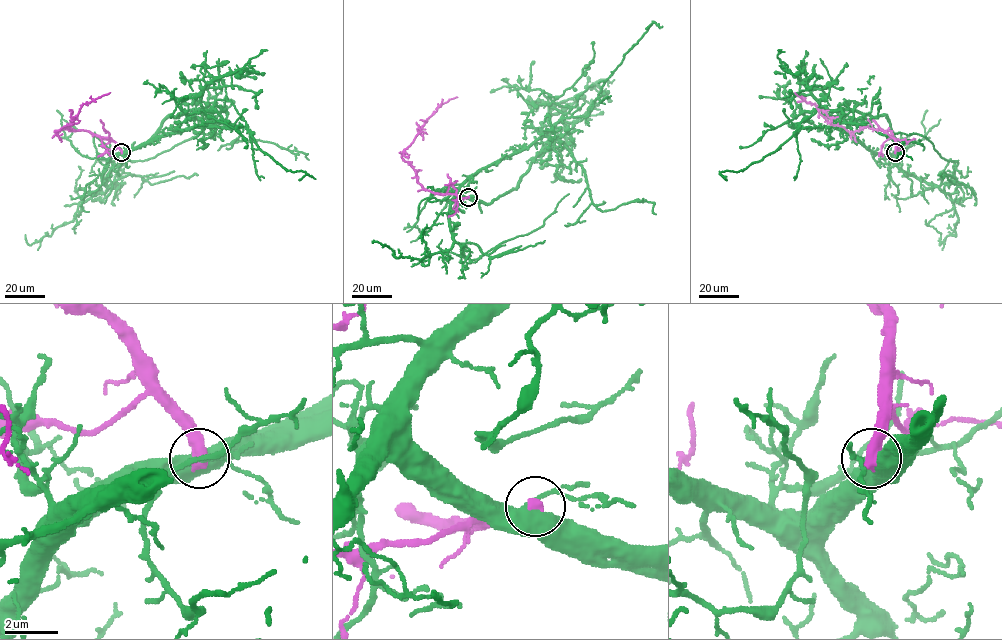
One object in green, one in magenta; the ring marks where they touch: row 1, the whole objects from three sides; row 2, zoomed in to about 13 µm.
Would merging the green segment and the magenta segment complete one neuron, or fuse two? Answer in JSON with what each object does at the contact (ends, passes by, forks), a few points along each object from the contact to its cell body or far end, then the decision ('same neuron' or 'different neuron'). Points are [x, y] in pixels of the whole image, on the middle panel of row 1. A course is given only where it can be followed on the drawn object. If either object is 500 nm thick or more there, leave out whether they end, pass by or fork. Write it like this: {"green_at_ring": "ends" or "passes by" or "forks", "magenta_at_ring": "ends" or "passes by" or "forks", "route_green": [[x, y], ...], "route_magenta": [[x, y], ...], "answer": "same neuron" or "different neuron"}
{"route_green": [[468, 196], [459, 188], [482, 169], [530, 146], [560, 121], [586, 117], [623, 56], [651, 24], [662, 26]], "route_magenta": [[468, 196], [425, 190], [417, 182], [413, 167], [402, 157], [426, 120], [440, 106], [457, 97]], "answer": "different neuron"}

